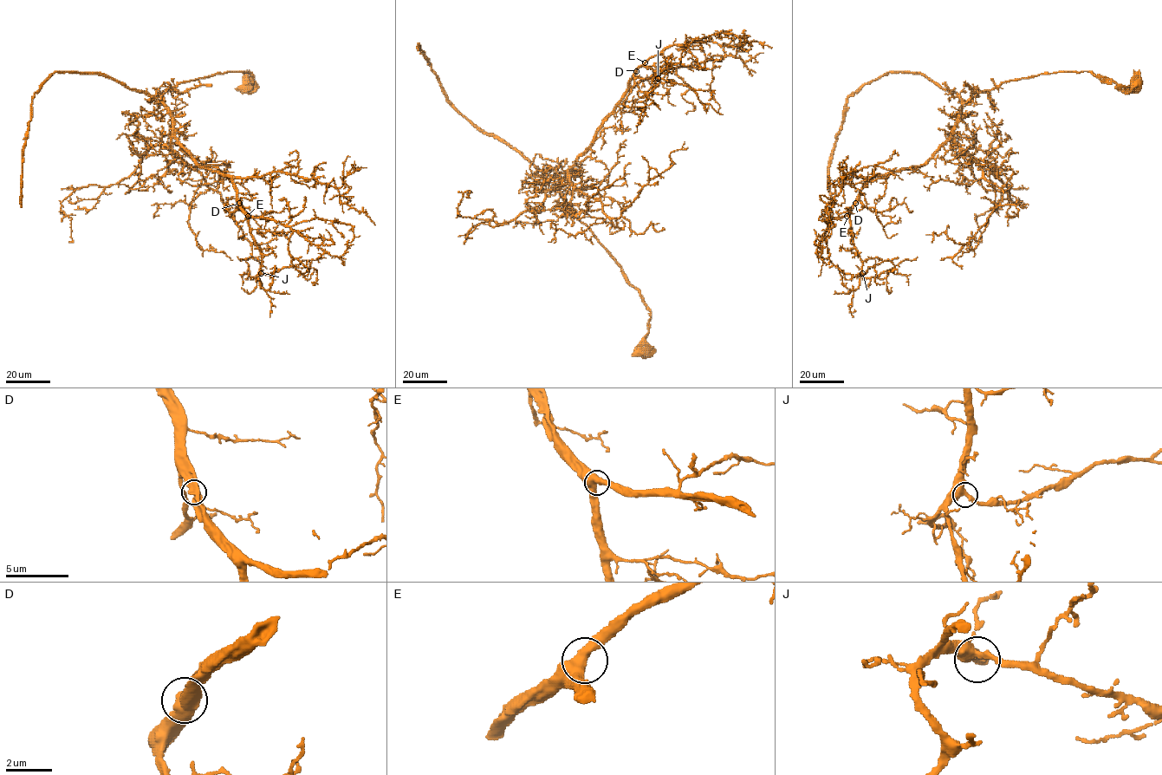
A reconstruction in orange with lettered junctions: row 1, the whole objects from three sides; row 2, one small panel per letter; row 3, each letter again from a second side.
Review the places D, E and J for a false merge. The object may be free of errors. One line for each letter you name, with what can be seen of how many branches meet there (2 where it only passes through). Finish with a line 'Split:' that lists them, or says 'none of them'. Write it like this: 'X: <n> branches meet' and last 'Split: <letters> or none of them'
Split: none of them

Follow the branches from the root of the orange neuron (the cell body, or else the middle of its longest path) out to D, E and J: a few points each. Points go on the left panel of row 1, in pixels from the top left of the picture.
D: (250, 85), (248, 93), (249, 72), (228, 72), (162, 94), (178, 143), (200, 166), (227, 175), (239, 203)
E: (250, 85), (248, 93), (249, 72), (228, 72), (162, 94), (178, 143), (200, 166), (230, 179), (248, 216)
J: (250, 85), (248, 93), (249, 72), (228, 72), (162, 96), (178, 143), (230, 179), (261, 273)

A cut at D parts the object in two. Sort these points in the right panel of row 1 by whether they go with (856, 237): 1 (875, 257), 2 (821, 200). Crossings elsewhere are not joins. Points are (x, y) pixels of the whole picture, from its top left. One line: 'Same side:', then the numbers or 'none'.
Same side: 1

